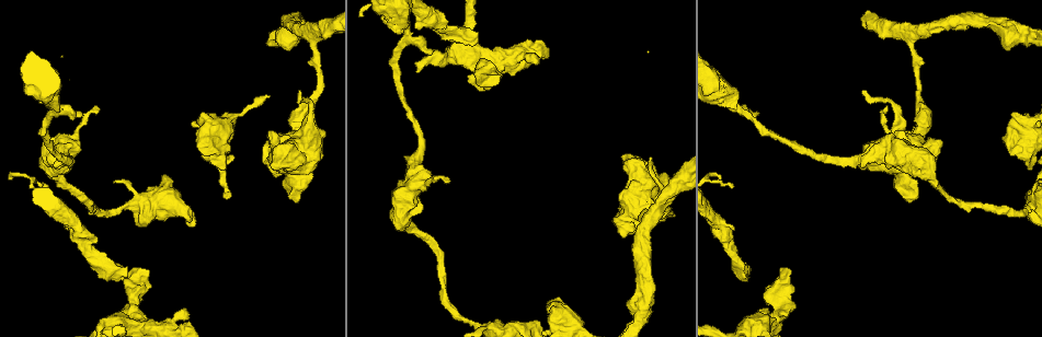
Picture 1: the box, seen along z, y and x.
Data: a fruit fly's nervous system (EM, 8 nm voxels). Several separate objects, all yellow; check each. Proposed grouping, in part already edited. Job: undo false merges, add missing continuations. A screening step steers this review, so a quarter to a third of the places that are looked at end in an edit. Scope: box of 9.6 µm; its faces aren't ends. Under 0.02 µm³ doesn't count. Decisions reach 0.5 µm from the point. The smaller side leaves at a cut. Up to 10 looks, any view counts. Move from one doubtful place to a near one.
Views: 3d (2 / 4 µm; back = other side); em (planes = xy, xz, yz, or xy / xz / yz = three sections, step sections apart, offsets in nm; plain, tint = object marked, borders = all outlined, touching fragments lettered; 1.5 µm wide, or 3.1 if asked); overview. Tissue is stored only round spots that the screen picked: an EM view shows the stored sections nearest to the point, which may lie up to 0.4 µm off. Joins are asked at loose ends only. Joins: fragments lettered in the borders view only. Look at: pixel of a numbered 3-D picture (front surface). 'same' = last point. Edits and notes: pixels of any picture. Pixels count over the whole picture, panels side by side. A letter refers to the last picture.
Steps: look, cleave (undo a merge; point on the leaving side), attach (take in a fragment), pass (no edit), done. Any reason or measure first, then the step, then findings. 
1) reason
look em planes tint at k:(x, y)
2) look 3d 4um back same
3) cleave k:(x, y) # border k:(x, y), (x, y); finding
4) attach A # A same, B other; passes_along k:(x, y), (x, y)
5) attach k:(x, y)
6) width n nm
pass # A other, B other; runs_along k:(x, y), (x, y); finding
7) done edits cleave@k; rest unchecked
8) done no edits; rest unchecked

an open end
look em planes tint at 1:(478, 34)

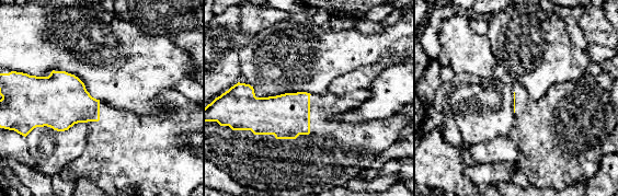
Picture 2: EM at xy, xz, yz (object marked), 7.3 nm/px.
look em planes borders same

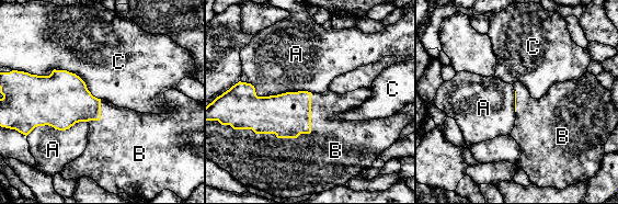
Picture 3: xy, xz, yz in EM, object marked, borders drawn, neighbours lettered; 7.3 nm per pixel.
attach B # A other, B same, C other; the neuron continues

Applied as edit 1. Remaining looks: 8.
look overview

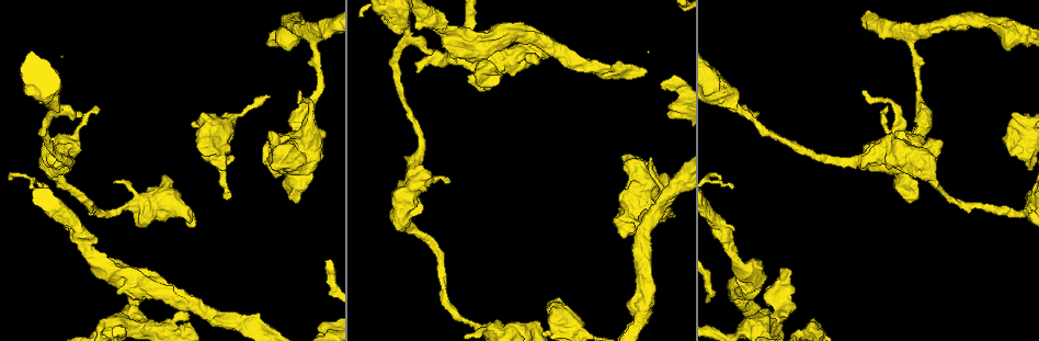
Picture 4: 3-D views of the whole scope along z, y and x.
branch stops here
look 3d 2um at 4:(433, 51)

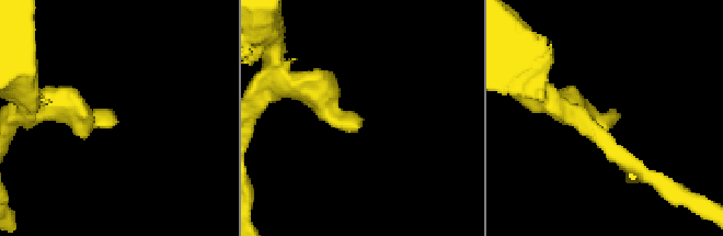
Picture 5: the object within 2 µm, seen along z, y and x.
look em planes borders at 5:(116, 116)

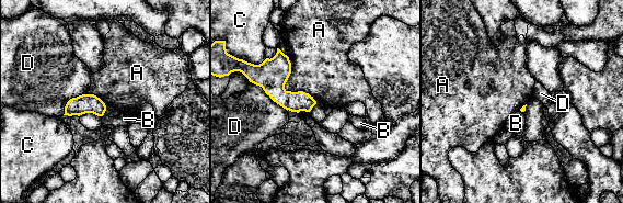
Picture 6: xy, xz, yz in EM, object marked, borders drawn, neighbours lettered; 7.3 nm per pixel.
pass # A other, B other, C other, D other; border 6:(287, 56), (285, 88), (316, 102); no lettered fragment goes on from it

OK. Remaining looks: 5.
tapers out
look 3d 2um at 4:(299, 92)

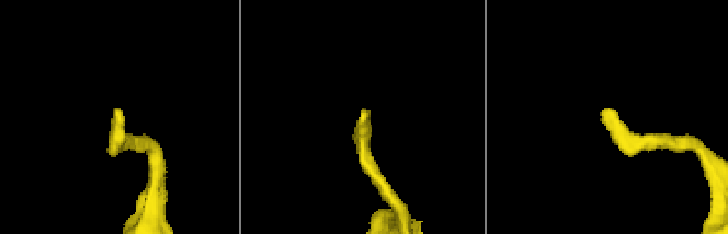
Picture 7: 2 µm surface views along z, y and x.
look em planes borders at 7:(116, 110)

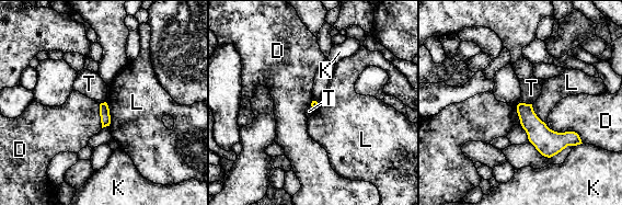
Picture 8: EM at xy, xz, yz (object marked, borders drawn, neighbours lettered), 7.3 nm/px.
pass # D other, K other, L other, T other; border 8:(549, 128), (575, 132), (583, 143); no lettered fragment goes on from it

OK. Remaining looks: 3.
sudden change in width
look 3d 2um at 4:(470, 323)

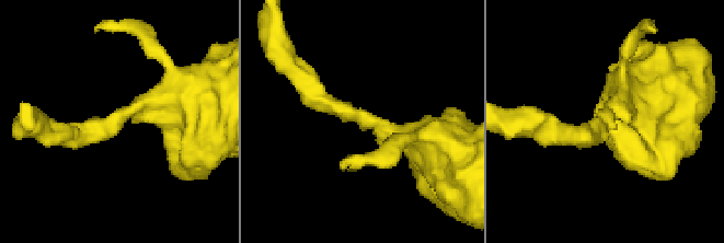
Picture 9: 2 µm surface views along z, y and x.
arm_widths 190, 550 nm; now the EM
look em yz step 8 borders at 9:(609, 116)

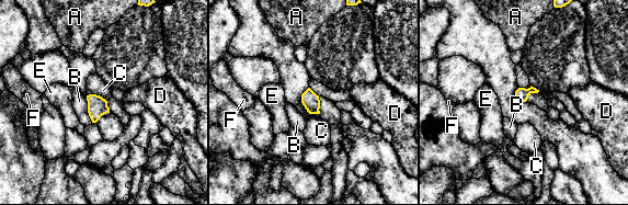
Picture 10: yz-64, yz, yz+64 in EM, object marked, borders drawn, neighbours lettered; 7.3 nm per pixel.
width 90 nm
pass # A other, B other, C other, D other, E other, F other; border 10:(87, 94), (99, 94), (106, 101); continuous, no second neuron

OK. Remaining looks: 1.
done edits attach@3; rest unchecked

